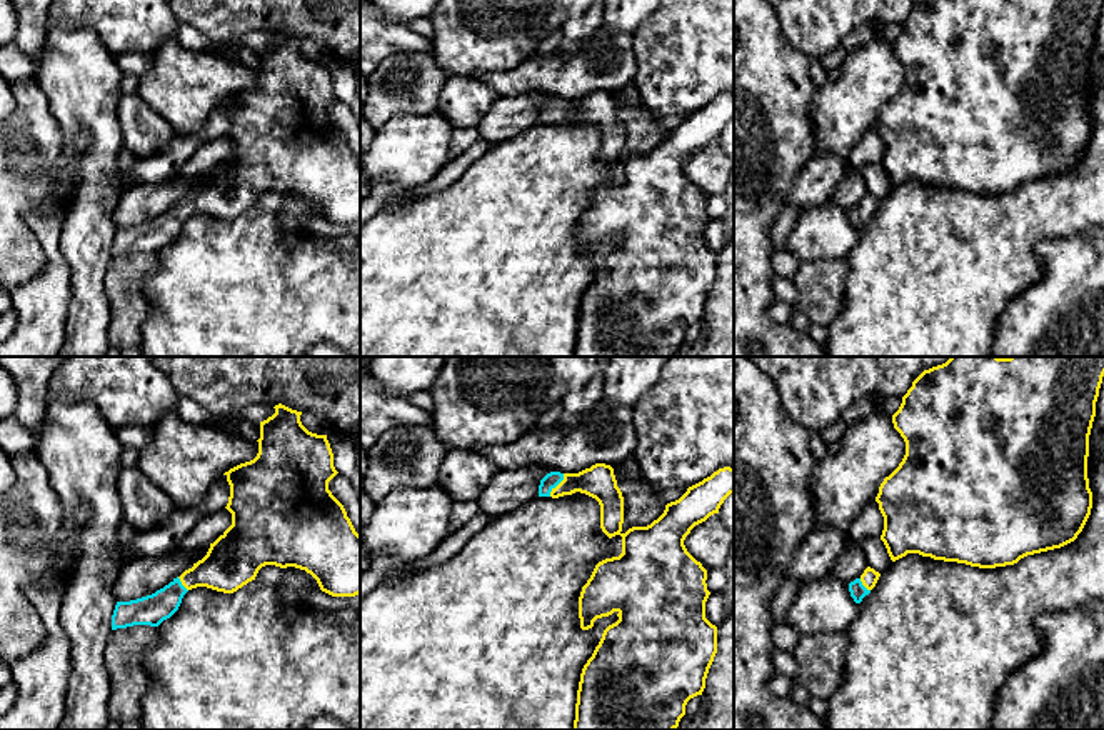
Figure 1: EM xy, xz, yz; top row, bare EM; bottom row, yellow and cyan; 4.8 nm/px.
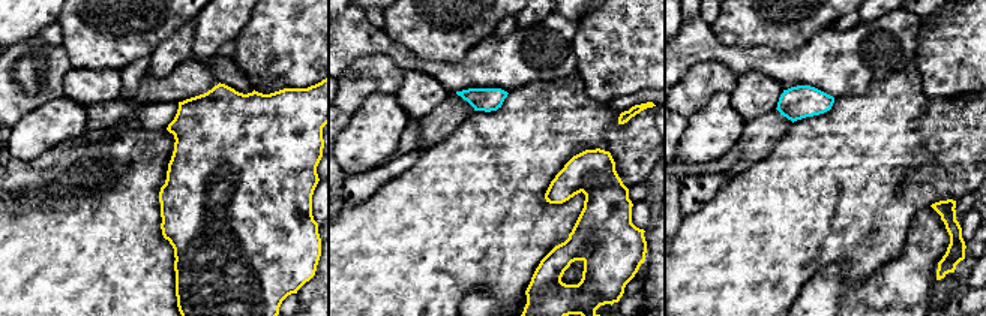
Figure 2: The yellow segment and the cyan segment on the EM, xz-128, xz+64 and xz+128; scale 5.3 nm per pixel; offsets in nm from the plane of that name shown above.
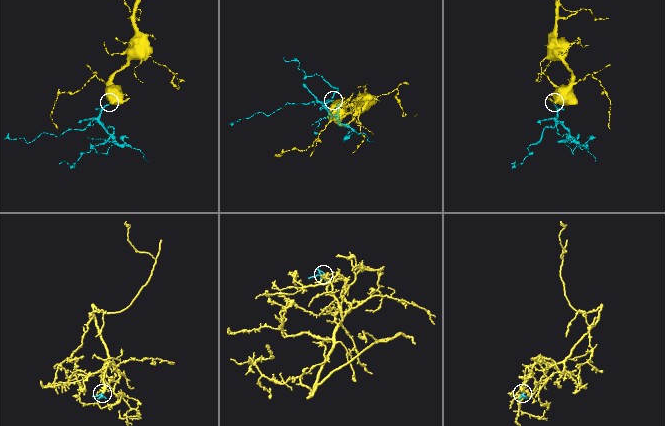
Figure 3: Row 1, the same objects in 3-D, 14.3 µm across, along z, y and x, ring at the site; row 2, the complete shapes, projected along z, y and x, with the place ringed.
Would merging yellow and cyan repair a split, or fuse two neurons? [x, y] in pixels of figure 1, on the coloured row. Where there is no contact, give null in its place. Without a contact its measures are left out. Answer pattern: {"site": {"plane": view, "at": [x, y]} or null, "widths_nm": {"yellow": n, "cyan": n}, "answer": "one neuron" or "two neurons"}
{"site": {"plane": "xz", "at": [557, 485]}, "widths_nm": {"yellow": 160, "cyan": 80}, "answer": "one neuron"}

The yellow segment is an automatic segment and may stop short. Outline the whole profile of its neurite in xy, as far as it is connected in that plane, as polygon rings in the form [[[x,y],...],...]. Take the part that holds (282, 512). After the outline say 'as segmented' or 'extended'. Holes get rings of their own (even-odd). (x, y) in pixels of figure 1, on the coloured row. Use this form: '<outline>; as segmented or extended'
[[[282,403],[275,405],[275,413],[260,422],[258,453],[253,460],[240,463],[223,475],[230,485],[227,510],[232,513],[232,525],[213,542],[207,555],[173,578],[168,585],[152,595],[117,602],[112,615],[112,630],[133,625],[158,627],[180,607],[183,595],[197,587],[207,587],[223,593],[233,593],[255,580],[265,565],[280,568],[295,567],[310,573],[322,592],[332,597],[355,597],[360,593],[360,535],[355,532],[344,505],[329,490],[329,482],[339,473],[334,467],[334,453],[327,435],[309,432],[302,422],[302,412]]]; extended

